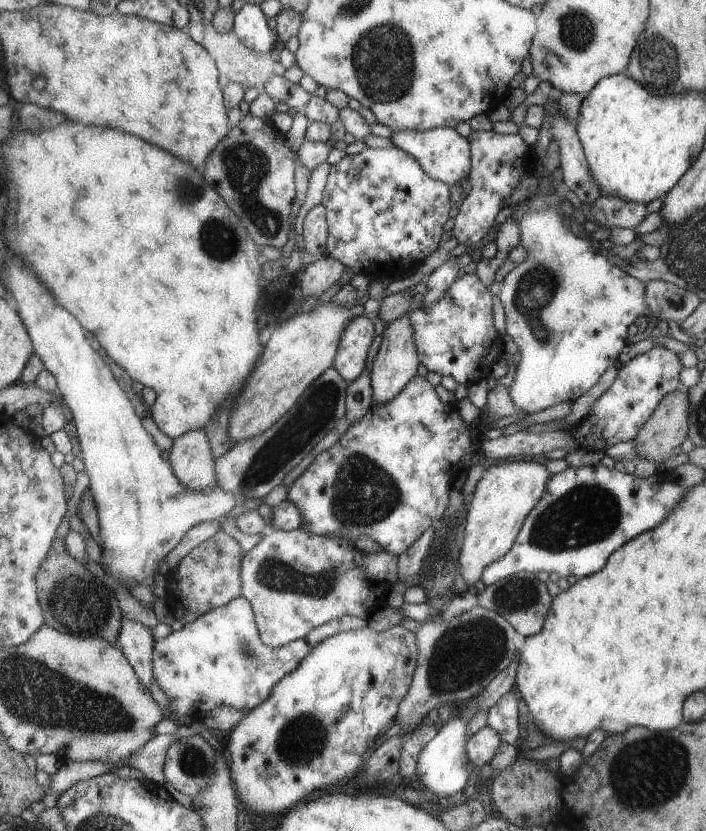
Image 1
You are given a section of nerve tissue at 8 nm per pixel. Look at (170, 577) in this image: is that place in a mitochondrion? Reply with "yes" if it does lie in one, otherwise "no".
no

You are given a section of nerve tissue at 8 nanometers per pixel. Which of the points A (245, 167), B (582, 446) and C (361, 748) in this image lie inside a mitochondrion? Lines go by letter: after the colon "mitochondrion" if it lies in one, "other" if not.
A: mitochondrion
B: other
C: other

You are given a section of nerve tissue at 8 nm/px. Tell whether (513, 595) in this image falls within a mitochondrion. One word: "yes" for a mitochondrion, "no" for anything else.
yes

